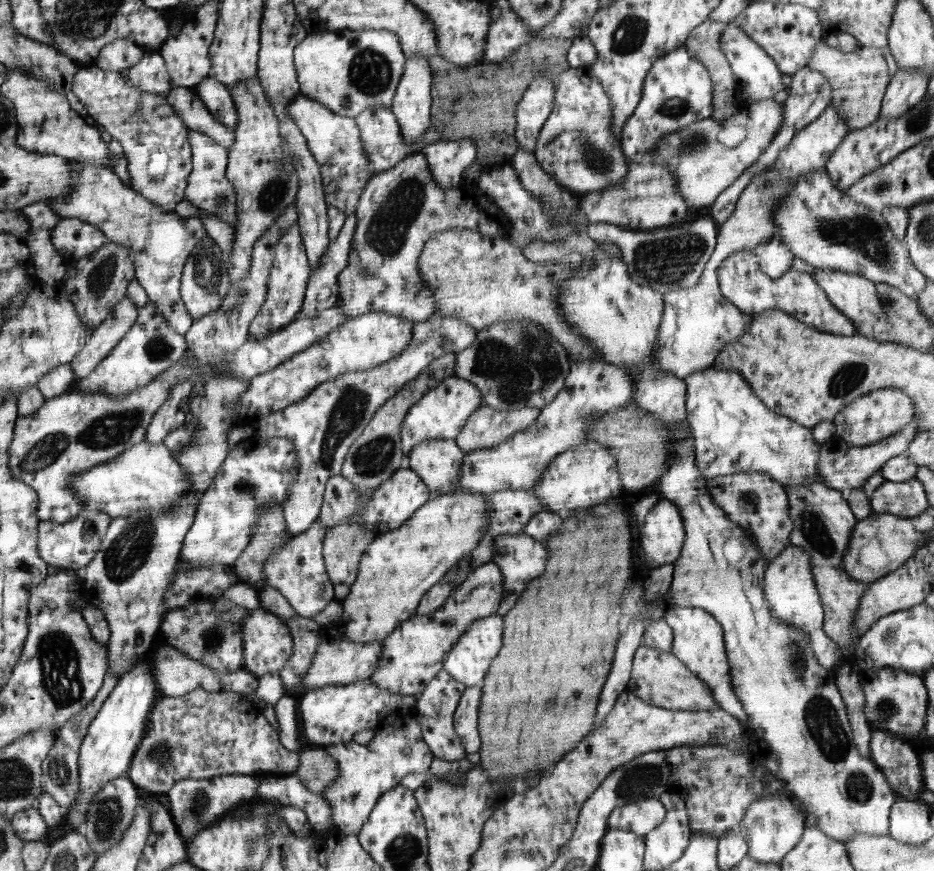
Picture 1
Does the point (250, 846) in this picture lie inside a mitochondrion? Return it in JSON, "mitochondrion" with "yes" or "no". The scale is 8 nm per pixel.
{"mitochondrion":"yes"}

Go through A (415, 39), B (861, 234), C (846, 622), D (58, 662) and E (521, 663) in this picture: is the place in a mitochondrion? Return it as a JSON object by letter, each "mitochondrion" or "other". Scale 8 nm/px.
{"A":"other","B":"mitochondrion","C":"other","D":"mitochondrion","E":"other"}

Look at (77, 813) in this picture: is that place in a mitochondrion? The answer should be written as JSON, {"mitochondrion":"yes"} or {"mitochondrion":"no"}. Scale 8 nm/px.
{"mitochondrion":"yes"}

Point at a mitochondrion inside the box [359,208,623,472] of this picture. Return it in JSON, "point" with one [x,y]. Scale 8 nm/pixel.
{"point":[528,361]}

